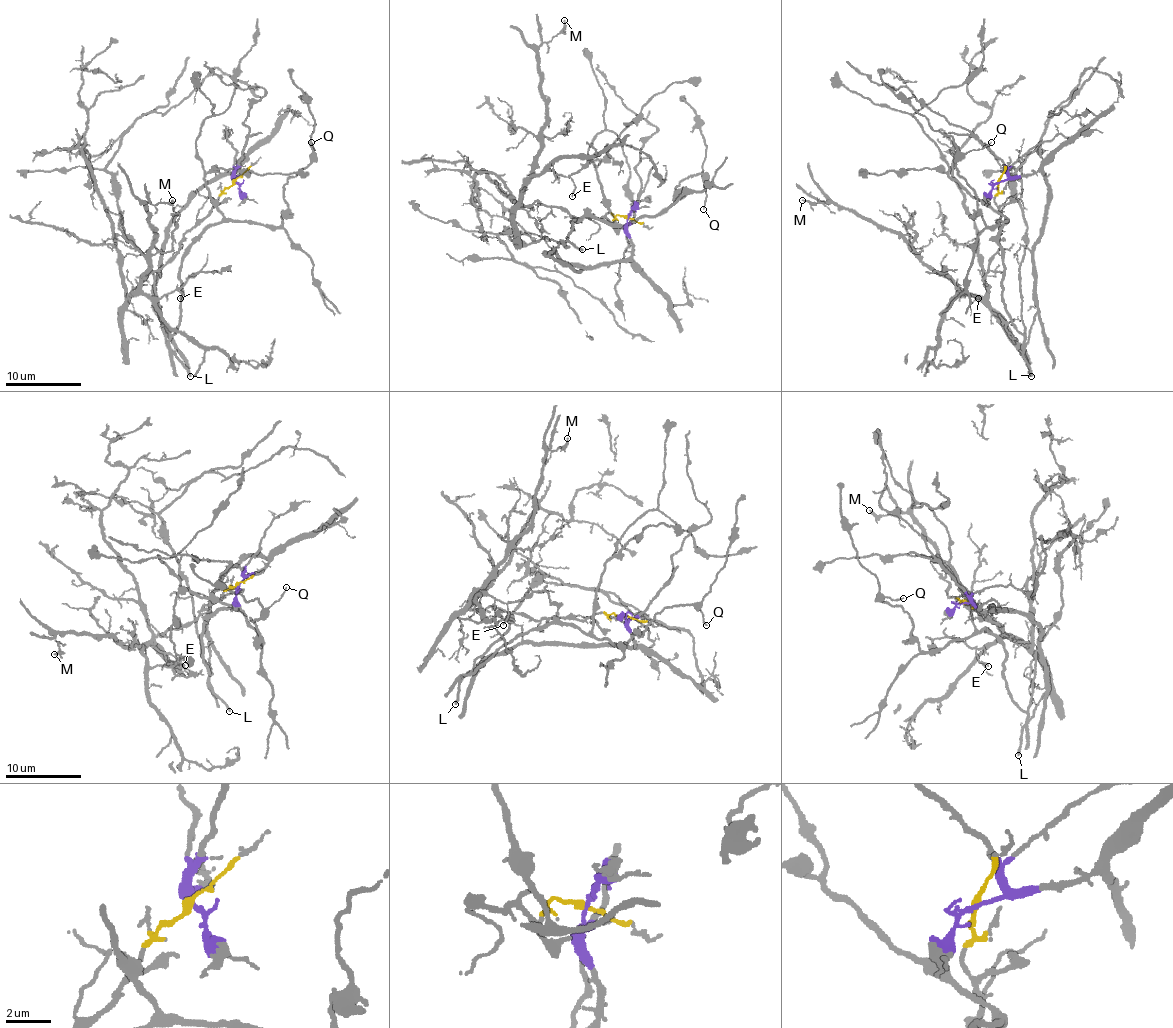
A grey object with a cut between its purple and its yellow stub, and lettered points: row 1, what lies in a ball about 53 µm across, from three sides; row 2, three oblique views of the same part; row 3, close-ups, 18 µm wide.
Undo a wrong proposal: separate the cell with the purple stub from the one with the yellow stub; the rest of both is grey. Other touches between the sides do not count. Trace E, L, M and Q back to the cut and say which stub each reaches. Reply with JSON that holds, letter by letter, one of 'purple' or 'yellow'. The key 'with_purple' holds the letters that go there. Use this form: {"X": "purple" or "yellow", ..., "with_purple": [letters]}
{"E": "yellow", "L": "purple", "M": "yellow", "Q": "purple", "with_purple": ["L", "Q"]}

